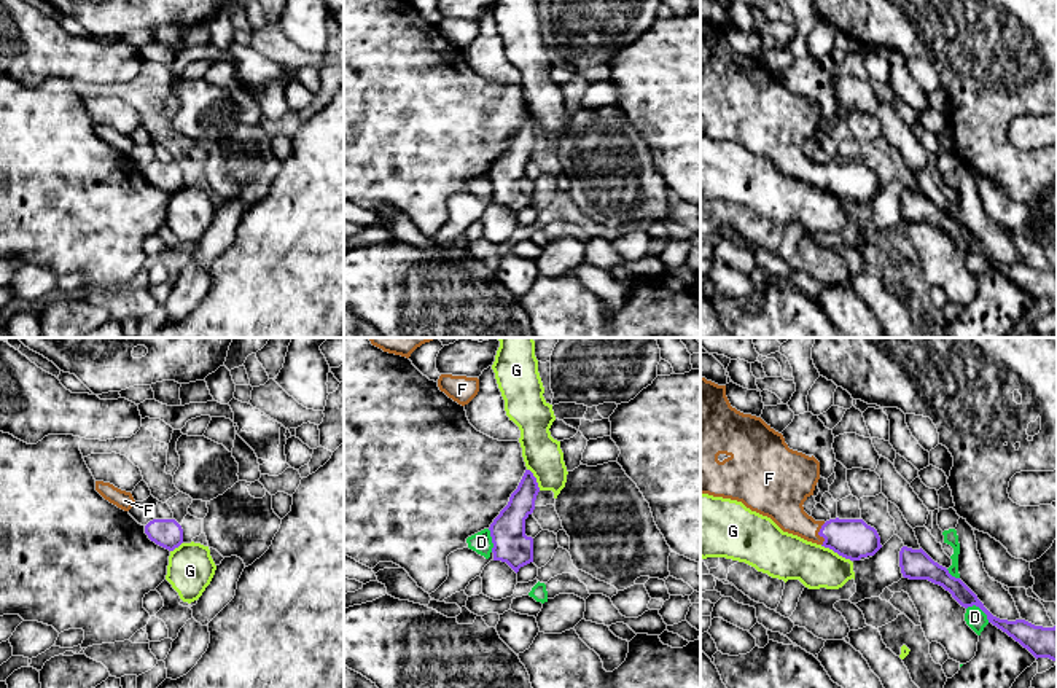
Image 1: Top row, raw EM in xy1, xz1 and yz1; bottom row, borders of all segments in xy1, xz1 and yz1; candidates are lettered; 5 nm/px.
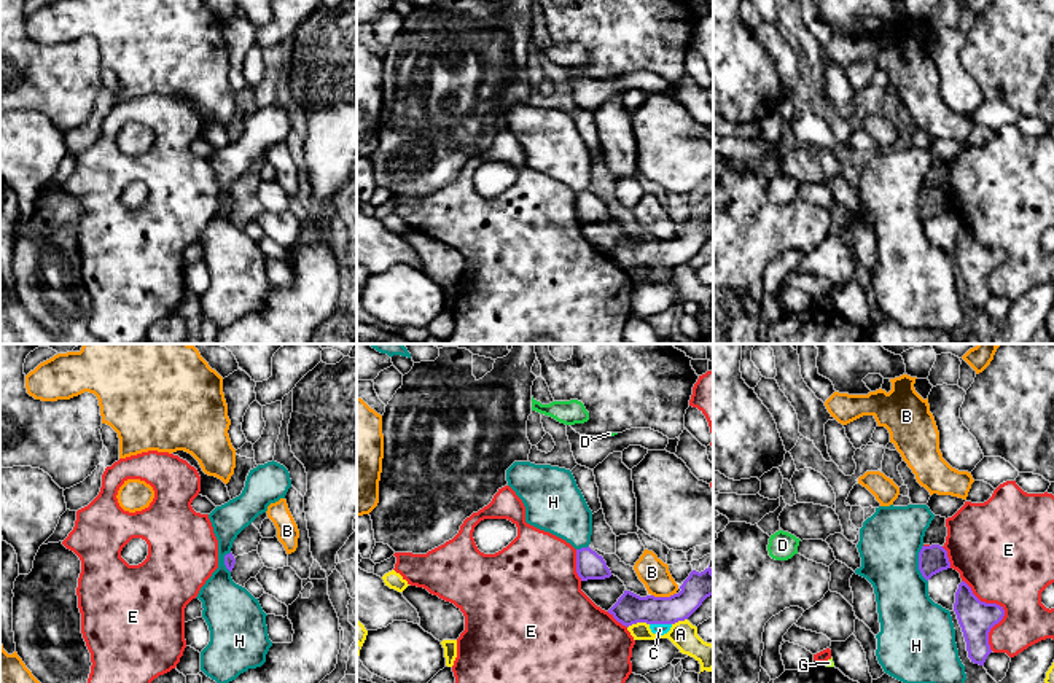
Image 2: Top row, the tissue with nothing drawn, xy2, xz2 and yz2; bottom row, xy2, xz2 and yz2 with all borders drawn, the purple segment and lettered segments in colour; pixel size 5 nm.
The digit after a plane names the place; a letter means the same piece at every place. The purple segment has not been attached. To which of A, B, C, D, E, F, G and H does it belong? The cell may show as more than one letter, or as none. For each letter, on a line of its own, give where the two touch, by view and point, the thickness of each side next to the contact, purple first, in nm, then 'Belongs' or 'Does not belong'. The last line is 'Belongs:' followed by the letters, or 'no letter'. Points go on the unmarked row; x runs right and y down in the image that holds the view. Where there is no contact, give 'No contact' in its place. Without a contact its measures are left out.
A: Touches purple at xz2 (637, 265). Thickness 160 nm (purple) against 140 nm. Does not belong
B: Touches purple at xz2 (663, 241). Thickness 160 nm (purple) against 150 nm. Does not belong
C: Touches purple at xz2 (661, 266). Thickness 160 nm (purple) against 60 nm. Does not belong
D: Touches purple at yz1 (979, 250). Thickness 120 nm (purple) against 100 nm. Does not belong
E: Touches purple at yz2 (1002, 252). Thickness 180 nm (purple) against 460 nm. Does not belong
F: Touches purple at yz1 (819, 177). Thickness 200 nm (purple) against 220 nm. Belongs
G: Touches purple at yz1 (836, 195). Thickness 200 nm (purple) against 240 nm. Does not belong
H: Touches purple at yz2 (919, 207). Thickness 140 nm (purple) against 320 nm. Does not belong
Belongs: F

